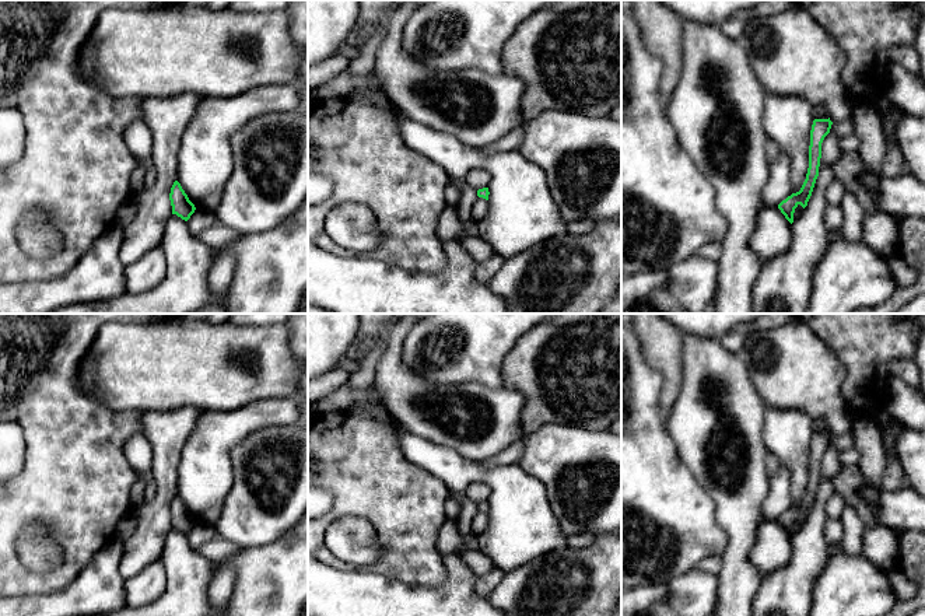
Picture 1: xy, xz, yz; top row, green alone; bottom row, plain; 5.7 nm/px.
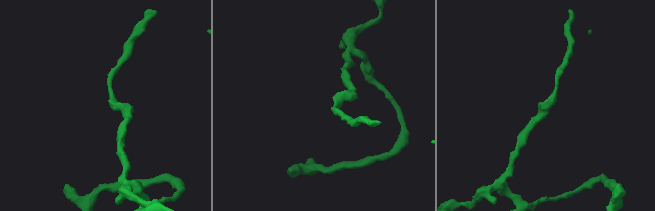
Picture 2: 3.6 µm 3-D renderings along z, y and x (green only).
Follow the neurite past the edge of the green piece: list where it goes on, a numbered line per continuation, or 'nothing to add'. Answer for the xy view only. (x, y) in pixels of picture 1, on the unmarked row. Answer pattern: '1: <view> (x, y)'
nothing to add

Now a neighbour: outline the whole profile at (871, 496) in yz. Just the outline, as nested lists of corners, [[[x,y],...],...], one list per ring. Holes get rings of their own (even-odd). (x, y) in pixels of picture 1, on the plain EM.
[[[865,486],[858,489],[856,493],[869,508],[873,508],[880,500],[882,490],[879,487]]]

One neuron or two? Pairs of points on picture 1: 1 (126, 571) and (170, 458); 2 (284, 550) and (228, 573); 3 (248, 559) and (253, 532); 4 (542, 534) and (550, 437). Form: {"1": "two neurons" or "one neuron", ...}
{"1": "one neuron", "2": "two neurons", "3": "two neurons", "4": "two neurons"}

